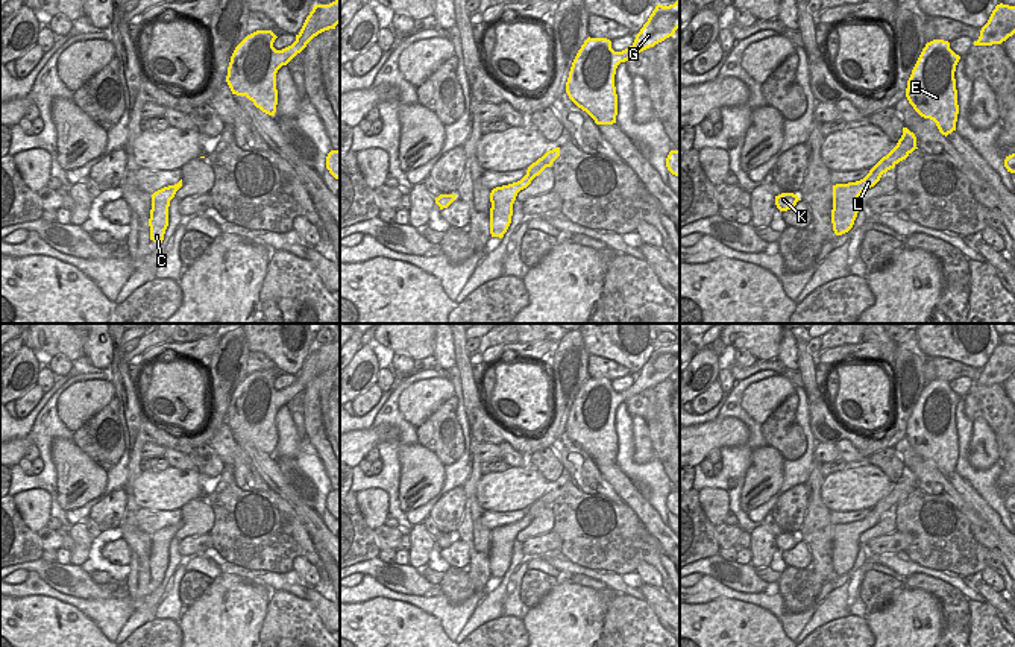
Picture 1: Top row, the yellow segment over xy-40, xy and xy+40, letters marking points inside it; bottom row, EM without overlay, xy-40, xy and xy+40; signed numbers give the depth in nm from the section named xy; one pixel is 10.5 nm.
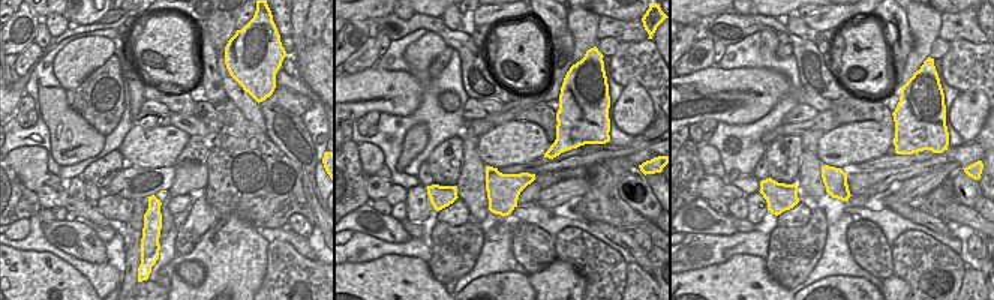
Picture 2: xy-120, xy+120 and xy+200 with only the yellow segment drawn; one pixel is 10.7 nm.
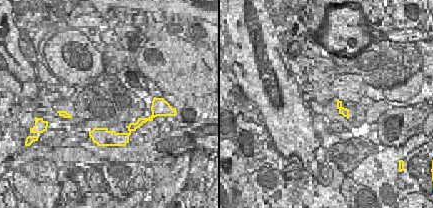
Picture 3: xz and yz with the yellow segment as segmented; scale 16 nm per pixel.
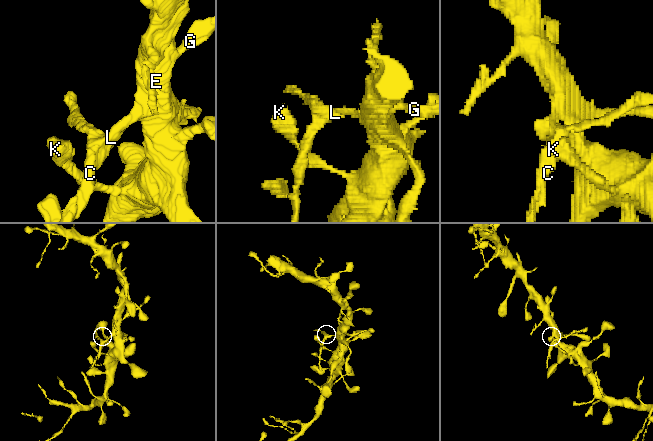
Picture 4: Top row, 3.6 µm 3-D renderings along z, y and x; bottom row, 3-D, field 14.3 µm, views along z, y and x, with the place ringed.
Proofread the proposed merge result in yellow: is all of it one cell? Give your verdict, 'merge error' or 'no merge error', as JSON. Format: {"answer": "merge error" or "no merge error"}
{"answer": "merge error"}

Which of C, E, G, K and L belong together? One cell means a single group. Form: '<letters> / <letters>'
C L / E G K

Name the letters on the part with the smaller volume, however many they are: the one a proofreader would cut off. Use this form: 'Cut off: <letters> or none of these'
Cut off: C, L

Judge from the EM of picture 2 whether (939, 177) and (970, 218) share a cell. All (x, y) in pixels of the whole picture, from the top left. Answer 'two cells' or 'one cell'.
two cells

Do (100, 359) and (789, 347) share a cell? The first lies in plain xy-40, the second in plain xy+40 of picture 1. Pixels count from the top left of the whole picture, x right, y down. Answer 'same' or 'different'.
same

